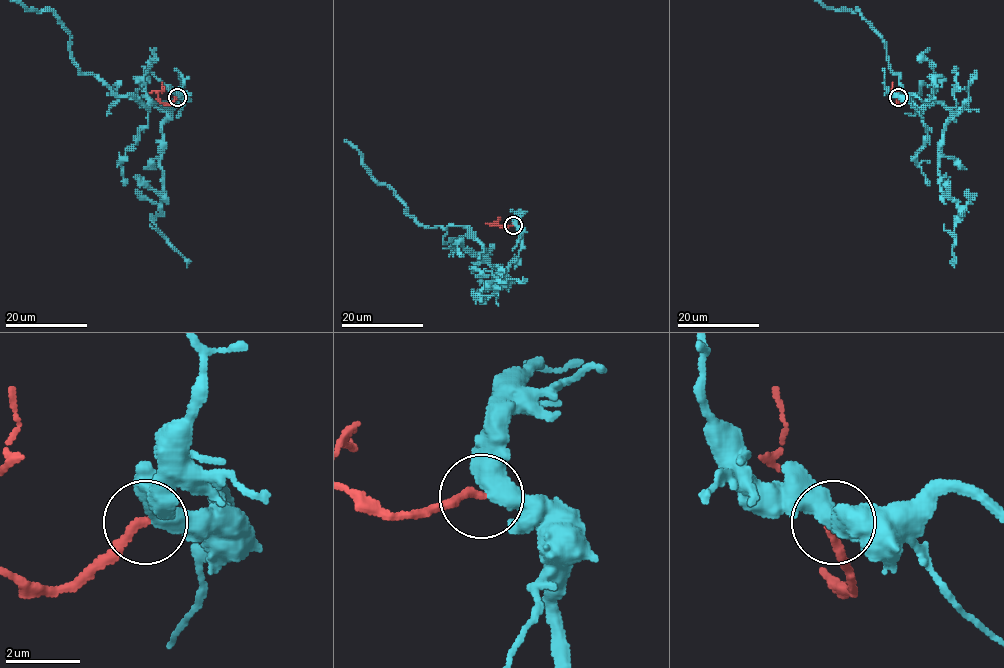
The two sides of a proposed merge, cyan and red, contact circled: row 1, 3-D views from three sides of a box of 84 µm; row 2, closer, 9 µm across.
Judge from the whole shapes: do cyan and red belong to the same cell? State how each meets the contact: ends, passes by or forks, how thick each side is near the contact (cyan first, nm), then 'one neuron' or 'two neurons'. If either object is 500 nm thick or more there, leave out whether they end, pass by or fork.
cyan passes by; red ends there; 460 nm thick on the cyan side, 240 nm on the other; one neuron

